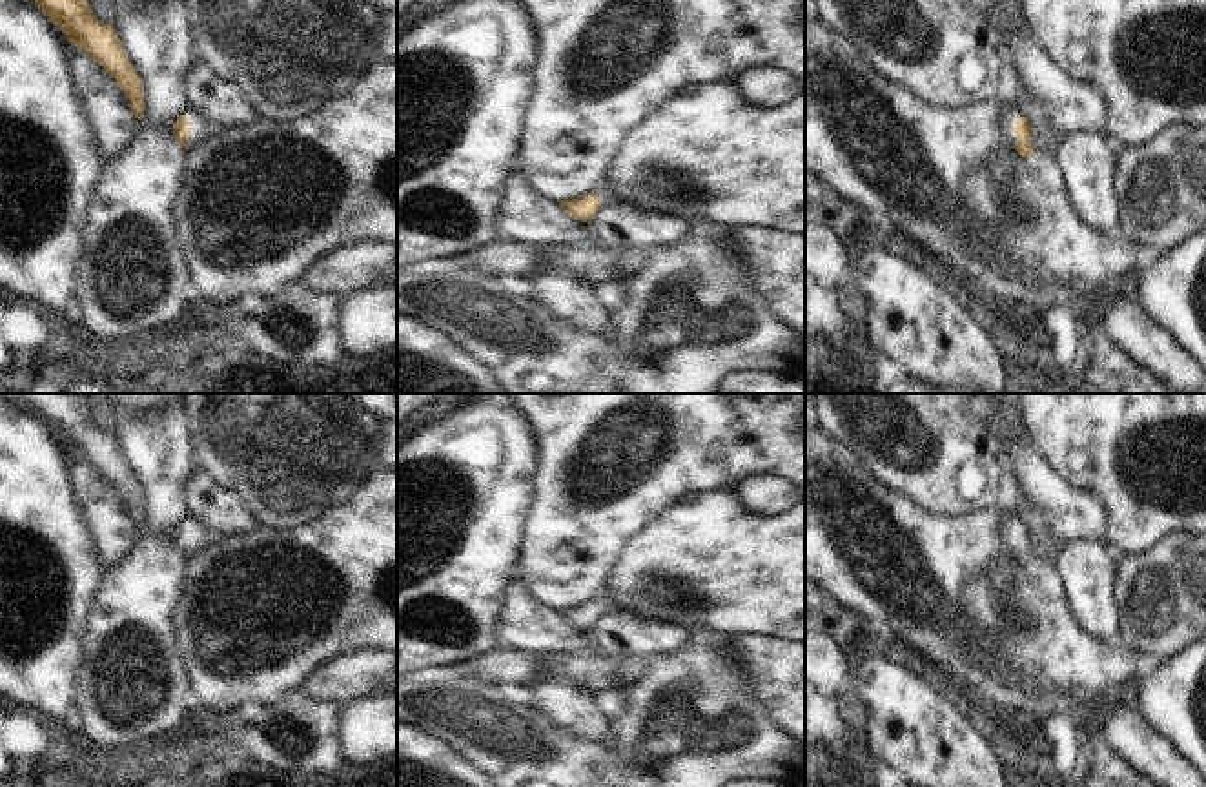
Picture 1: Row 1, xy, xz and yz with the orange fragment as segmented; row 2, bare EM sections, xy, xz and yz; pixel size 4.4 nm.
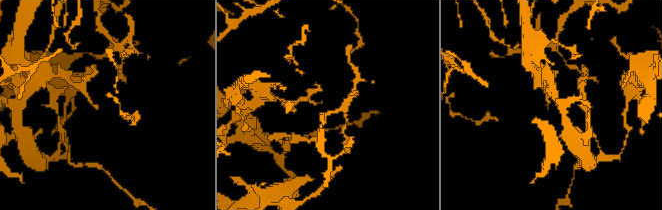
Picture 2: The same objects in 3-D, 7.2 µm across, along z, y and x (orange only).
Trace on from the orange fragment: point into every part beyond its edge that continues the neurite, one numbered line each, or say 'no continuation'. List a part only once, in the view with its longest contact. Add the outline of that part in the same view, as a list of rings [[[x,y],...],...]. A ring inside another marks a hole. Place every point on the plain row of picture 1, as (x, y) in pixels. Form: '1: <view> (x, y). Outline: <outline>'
1: yz (1008, 527). Outline: [[[1015,516],[1004,519],[1004,523],[1002,523],[1002,539],[1004,539],[1004,543],[1007,545],[1009,554],[1011,554],[1013,557],[1017,557],[1017,548],[1015,548],[1013,534],[1015,534],[1015,526],[1017,526],[1018,523],[1020,523],[1020,521],[1018,521]]]

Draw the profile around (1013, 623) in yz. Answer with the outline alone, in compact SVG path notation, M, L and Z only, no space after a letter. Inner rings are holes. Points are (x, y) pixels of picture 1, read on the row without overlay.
M991 559L984 570L962 587L960 616L967 623L964 659L975 670L1009 670L1015 678L1026 676L1040 692L1069 690L1080 703L1089 703L1100 694L1111 694L1126 683L1140 683L1162 659L1131 650L1126 645L1102 643L1082 632L1068 601L1053 598L1038 583L1035 567L1017 559Z

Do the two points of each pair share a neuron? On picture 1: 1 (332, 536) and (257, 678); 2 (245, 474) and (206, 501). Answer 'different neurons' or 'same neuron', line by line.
1: same neuron
2: different neurons

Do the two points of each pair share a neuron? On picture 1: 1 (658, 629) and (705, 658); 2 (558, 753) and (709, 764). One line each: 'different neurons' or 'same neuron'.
1: different neurons
2: same neuron

